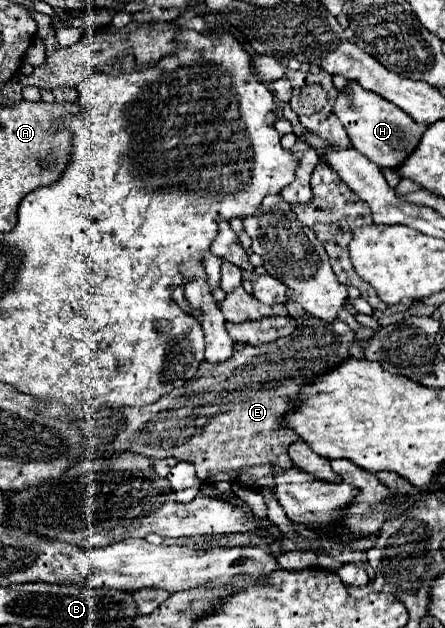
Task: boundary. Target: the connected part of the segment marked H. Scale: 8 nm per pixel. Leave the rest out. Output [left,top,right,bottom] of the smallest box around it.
[333,80,427,168]

